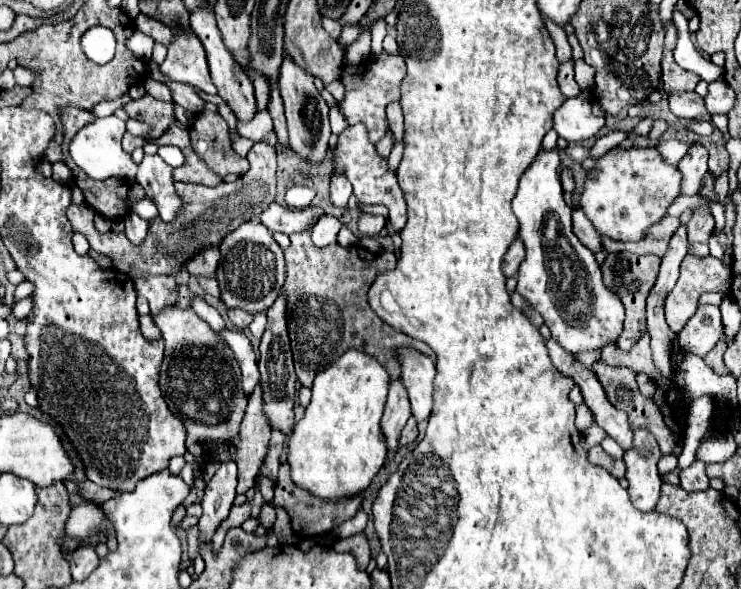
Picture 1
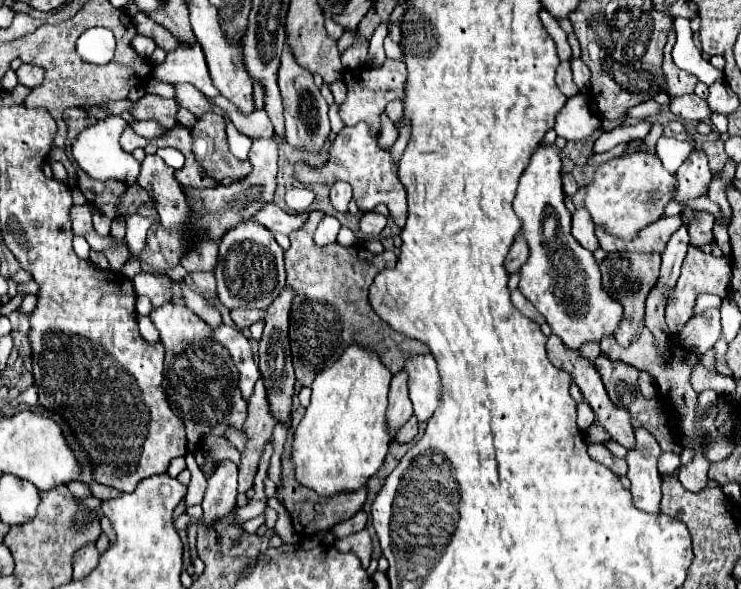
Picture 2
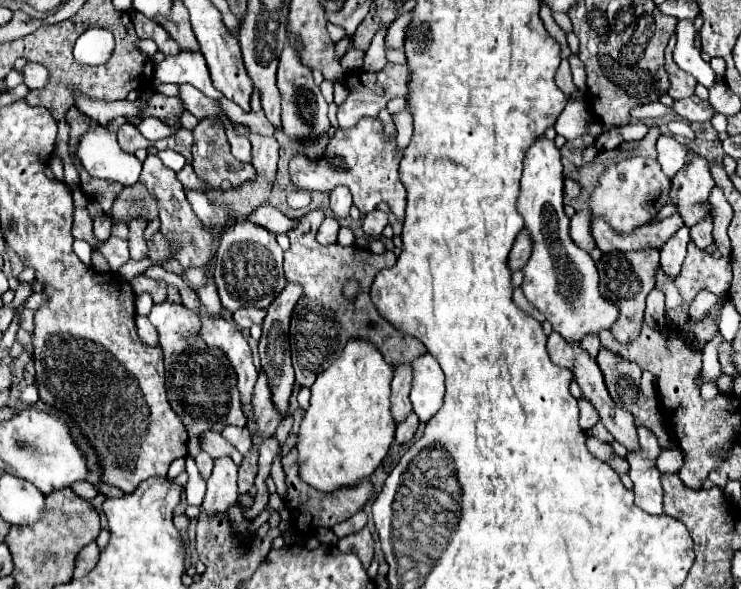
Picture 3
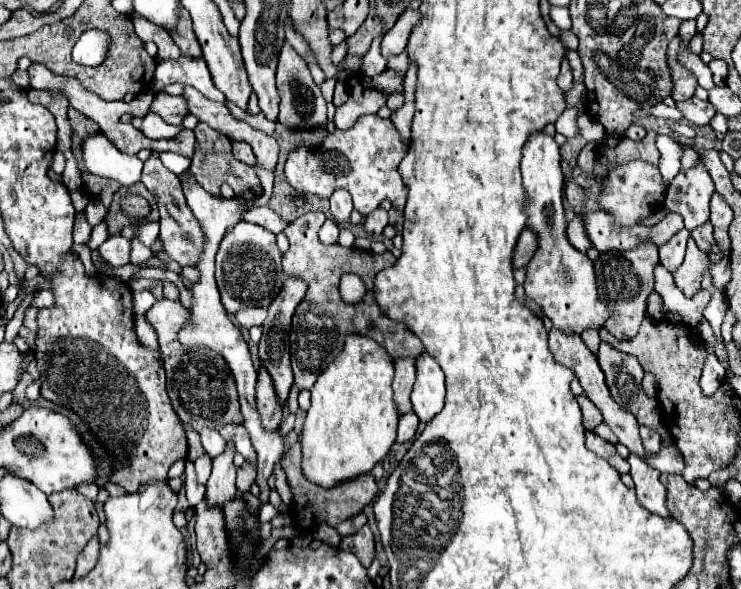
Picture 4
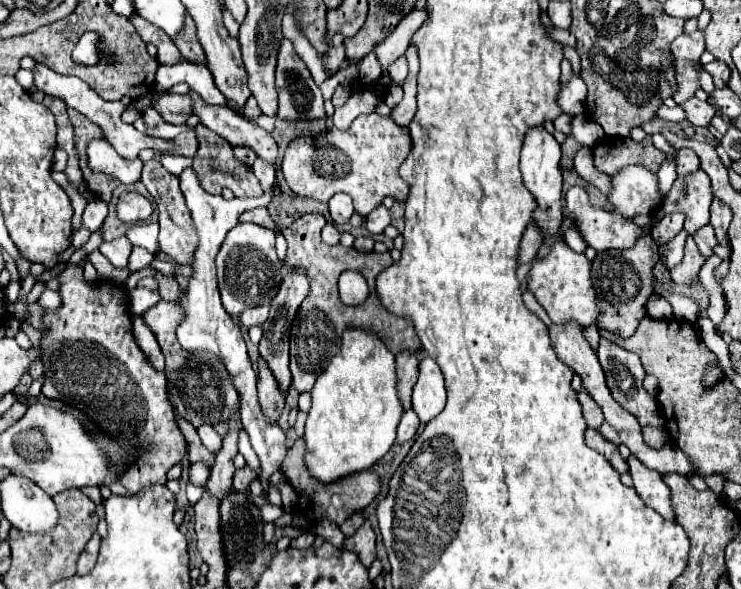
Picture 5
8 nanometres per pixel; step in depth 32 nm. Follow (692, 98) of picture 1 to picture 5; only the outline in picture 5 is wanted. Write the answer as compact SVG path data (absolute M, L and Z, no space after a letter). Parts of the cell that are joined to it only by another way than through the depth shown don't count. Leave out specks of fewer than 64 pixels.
M692 98L692 100L684 102L682 108L684 108L684 114L686 114L686 120L692 126L696 126L696 128L708 126L710 120L712 120L712 116L716 114L716 110L714 110L714 106L710 102L702 102L698 98Z

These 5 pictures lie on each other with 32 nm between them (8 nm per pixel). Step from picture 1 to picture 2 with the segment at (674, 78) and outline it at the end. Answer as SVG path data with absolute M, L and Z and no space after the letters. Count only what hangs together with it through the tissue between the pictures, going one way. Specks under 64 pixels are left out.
M670 28L670 32L668 32L668 42L666 42L666 46L664 46L664 64L662 64L662 70L664 70L664 76L666 76L666 94L668 94L668 96L692 94L698 78L692 76L692 74L688 74L688 72L684 72L684 70L680 70L680 68L672 62L674 42L676 42L676 32L674 32L674 28Z

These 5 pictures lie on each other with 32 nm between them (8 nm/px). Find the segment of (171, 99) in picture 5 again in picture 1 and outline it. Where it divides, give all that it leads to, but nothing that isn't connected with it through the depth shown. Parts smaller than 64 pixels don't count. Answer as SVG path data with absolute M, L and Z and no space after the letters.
M146 94L140 100L128 102L124 110L128 112L130 118L146 122L150 126L150 132L144 136L146 140L156 140L158 134L162 134L172 122L176 122L174 102L162 102L162 100L152 98L150 94Z

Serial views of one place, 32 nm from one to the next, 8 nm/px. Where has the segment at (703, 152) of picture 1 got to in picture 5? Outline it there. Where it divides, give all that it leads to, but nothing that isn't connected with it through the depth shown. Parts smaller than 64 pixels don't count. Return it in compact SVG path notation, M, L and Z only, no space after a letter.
M698 168L696 172L684 178L676 178L676 182L668 192L668 198L654 213L651 227L656 226L668 212L682 212L686 216L684 230L692 236L698 228L708 224L710 202L712 202L712 186L708 174L704 174L704 170Z

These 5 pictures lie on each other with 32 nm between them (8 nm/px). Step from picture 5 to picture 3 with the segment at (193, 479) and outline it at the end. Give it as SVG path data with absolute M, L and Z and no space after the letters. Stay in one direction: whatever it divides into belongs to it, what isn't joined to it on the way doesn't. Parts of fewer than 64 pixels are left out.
M202 451L195 458L195 463L201 477L207 480L212 473L214 459L206 452Z

